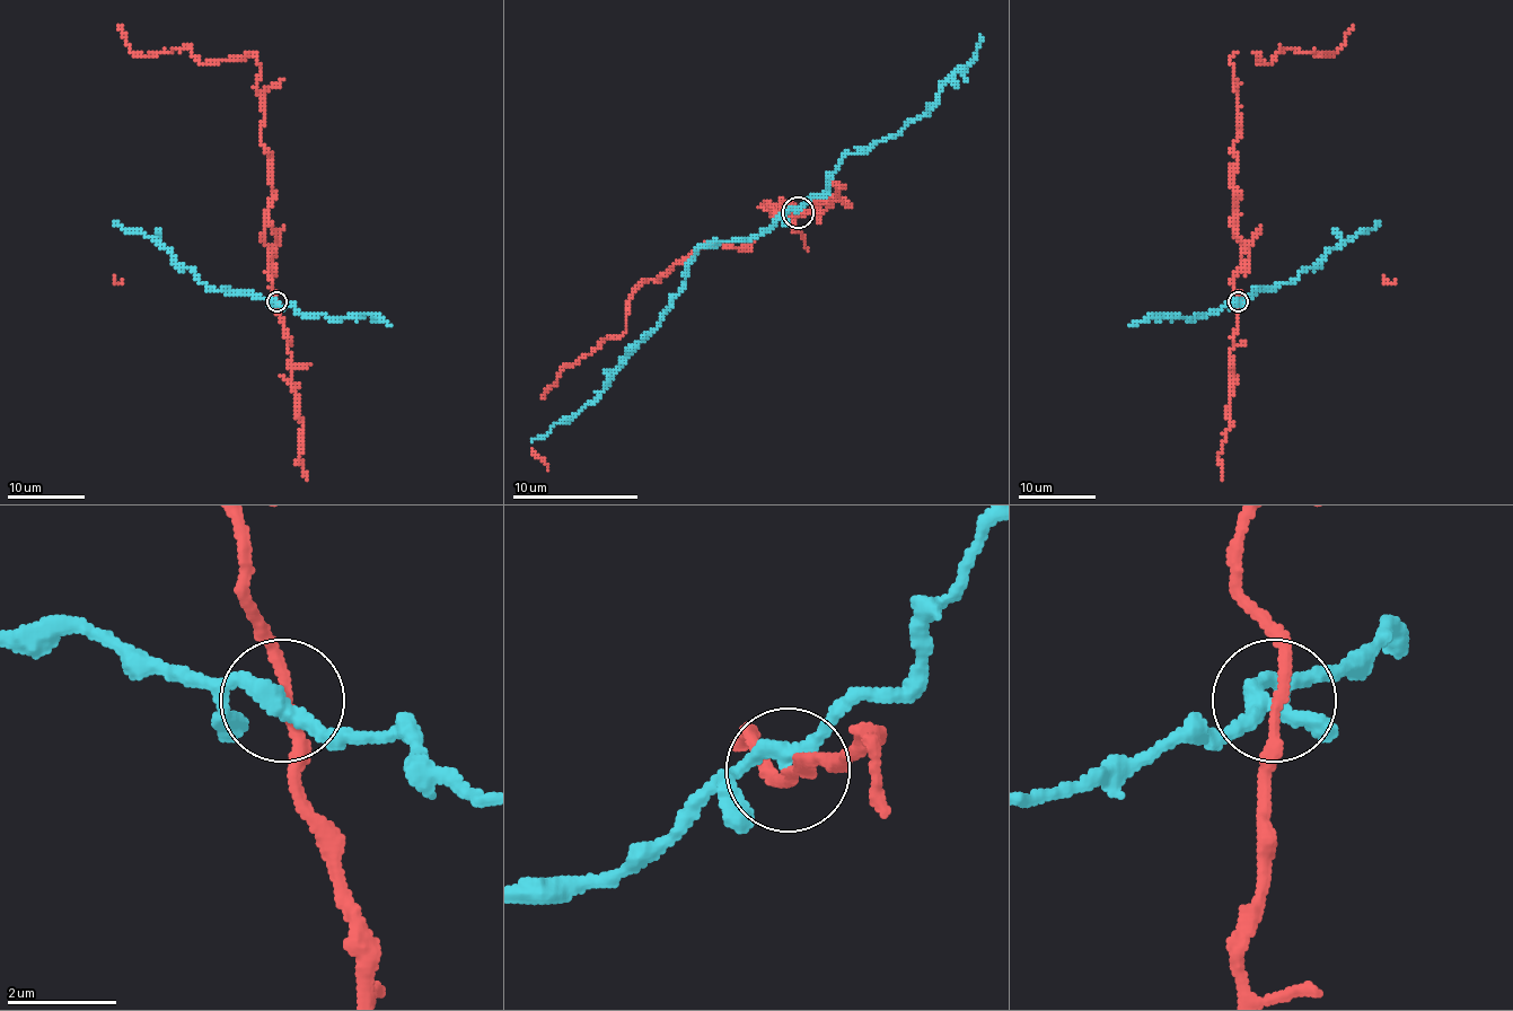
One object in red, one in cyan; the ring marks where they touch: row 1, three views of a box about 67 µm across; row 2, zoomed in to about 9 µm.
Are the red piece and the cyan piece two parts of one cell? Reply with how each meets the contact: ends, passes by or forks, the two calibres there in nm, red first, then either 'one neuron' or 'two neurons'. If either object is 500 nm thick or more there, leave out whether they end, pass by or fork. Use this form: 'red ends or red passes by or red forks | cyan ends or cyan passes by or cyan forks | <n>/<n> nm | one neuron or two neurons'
red passes by | cyan passes by | 200/280 nm | two neurons

